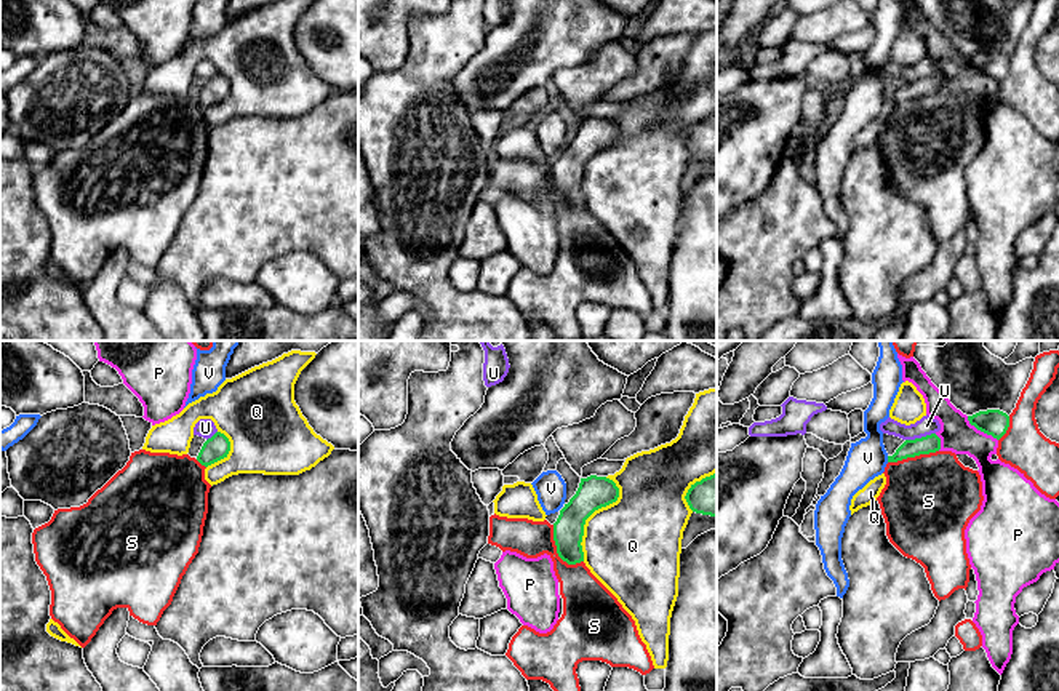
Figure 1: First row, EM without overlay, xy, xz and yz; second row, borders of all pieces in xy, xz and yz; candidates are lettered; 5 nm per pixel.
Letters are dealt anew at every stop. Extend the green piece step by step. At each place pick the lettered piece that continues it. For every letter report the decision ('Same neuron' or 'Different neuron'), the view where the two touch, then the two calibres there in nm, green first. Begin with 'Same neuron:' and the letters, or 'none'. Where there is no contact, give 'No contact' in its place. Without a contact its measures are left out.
Same neuron: none
P: Different neuron. Touches green in yz. Thickness 140 nm (green) against 170 nm
Q: Different neuron. Touches green in xz. Thickness 160 nm (green) against 460 nm
S: Different neuron. Touches green in xz. Thickness 160 nm (green) against 220 nm
U: Different neuron. Touches green in yz. Thickness 90 nm (green) against 90 nm
V: Different neuron. Touches green in yz. Thickness 90 nm (green) against 200 nm

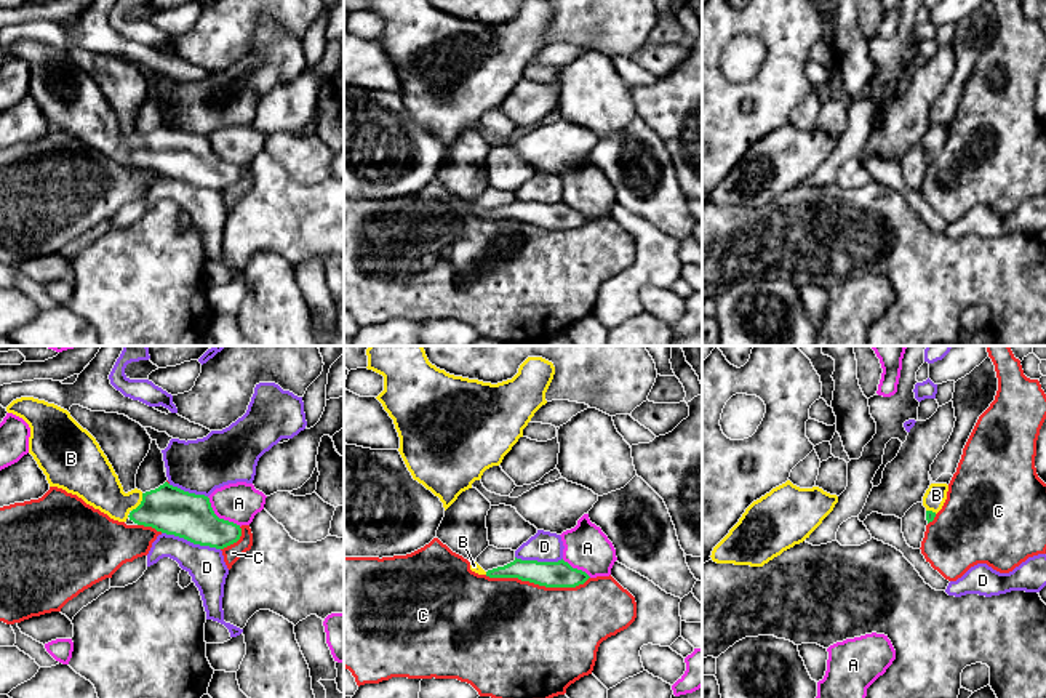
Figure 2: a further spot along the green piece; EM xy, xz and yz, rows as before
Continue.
Same neuron: B
A: Different neuron. Touches green in xy. Thickness 240 nm (green) against 200 nm
B: Same neuron. Touches green in xy. Thickness 240 nm (green) against 220 nm
C: Different neuron. Touches green in xz. Thickness 130 nm (green) against 480 nm
D: Different neuron. Touches green in xy. Thickness 240 nm (green) against 190 nm

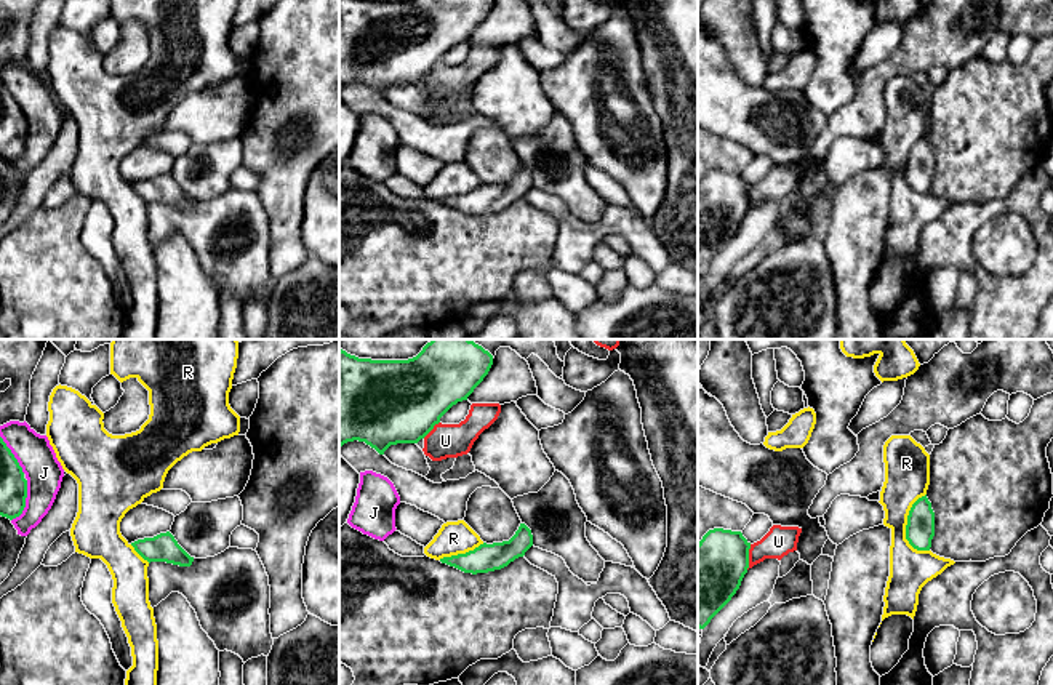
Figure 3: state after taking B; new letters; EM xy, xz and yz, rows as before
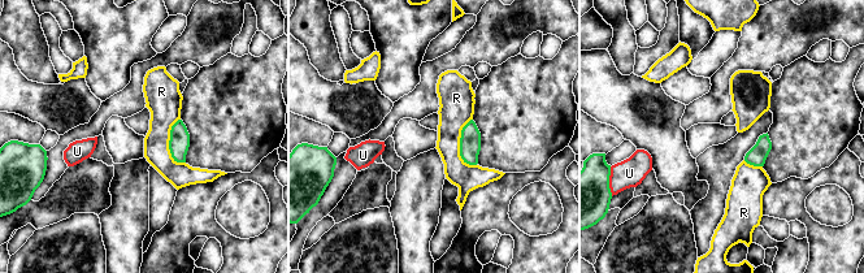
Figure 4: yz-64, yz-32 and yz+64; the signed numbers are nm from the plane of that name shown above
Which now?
Same neuron: none
J: Different neuron. Touches green in xy. Thickness 140 nm (green) against 190 nm
R: Different neuron. Touches green in yz. Thickness 140 nm (green) against 220 nm
U: Different neuron. Touches green in yz. Thickness 340 nm (green) against 150 nm

